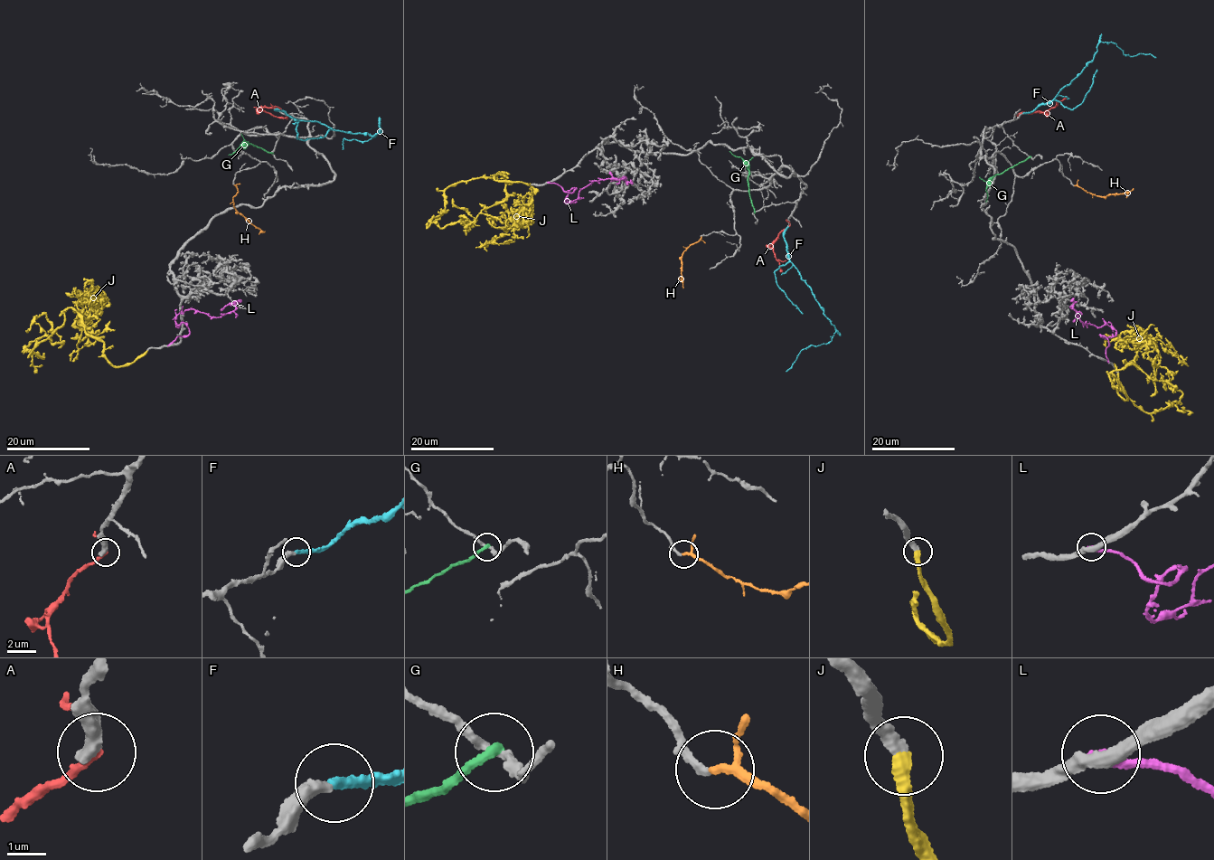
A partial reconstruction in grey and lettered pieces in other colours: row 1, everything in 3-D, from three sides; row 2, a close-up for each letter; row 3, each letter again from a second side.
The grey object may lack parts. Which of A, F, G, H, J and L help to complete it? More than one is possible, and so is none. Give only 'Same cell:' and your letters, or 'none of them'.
Same cell: F, H, J

